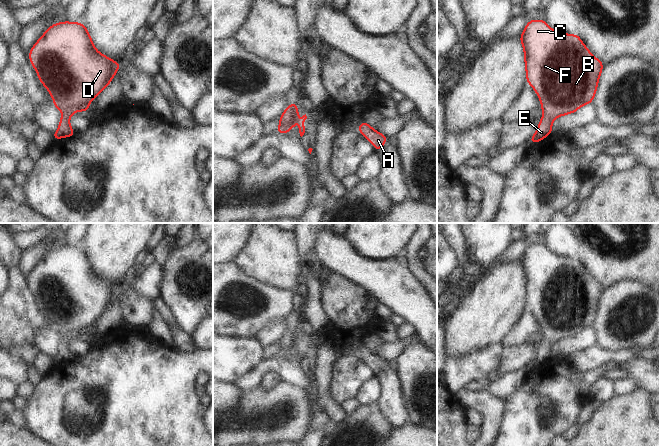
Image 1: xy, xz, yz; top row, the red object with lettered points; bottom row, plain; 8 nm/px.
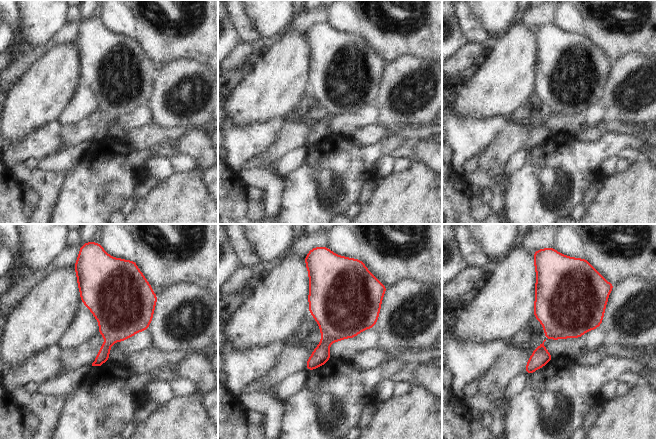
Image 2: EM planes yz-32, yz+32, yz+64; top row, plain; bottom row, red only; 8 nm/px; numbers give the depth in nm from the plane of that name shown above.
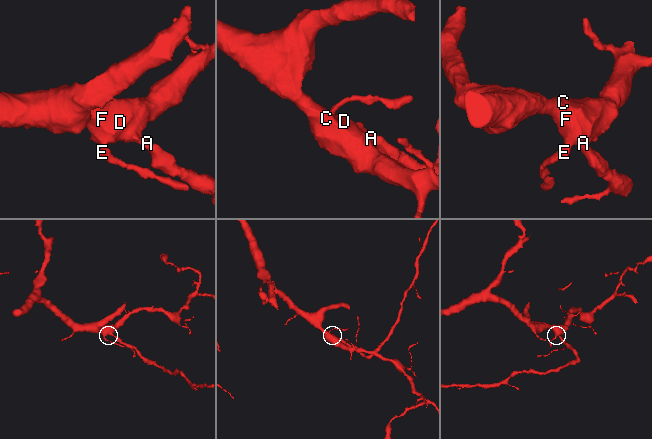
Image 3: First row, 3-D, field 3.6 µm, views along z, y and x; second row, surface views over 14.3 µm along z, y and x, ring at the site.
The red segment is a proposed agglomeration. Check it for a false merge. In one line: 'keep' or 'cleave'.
keep

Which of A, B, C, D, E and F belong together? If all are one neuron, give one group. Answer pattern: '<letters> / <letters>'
A B C D E F

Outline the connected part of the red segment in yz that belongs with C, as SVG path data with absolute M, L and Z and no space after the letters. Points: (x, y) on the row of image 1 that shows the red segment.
M530 20L520 36L520 41L524 48L526 81L537 93L541 102L541 110L544 112L535 134L530 137L530 143L534 144L537 141L543 141L547 135L552 133L554 119L575 113L583 105L592 103L604 65L601 60L592 55L578 34L558 32L550 28L545 20Z

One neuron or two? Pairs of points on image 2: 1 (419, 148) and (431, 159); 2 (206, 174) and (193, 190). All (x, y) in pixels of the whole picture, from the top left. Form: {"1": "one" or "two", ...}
{"1": "one", "2": "two"}

